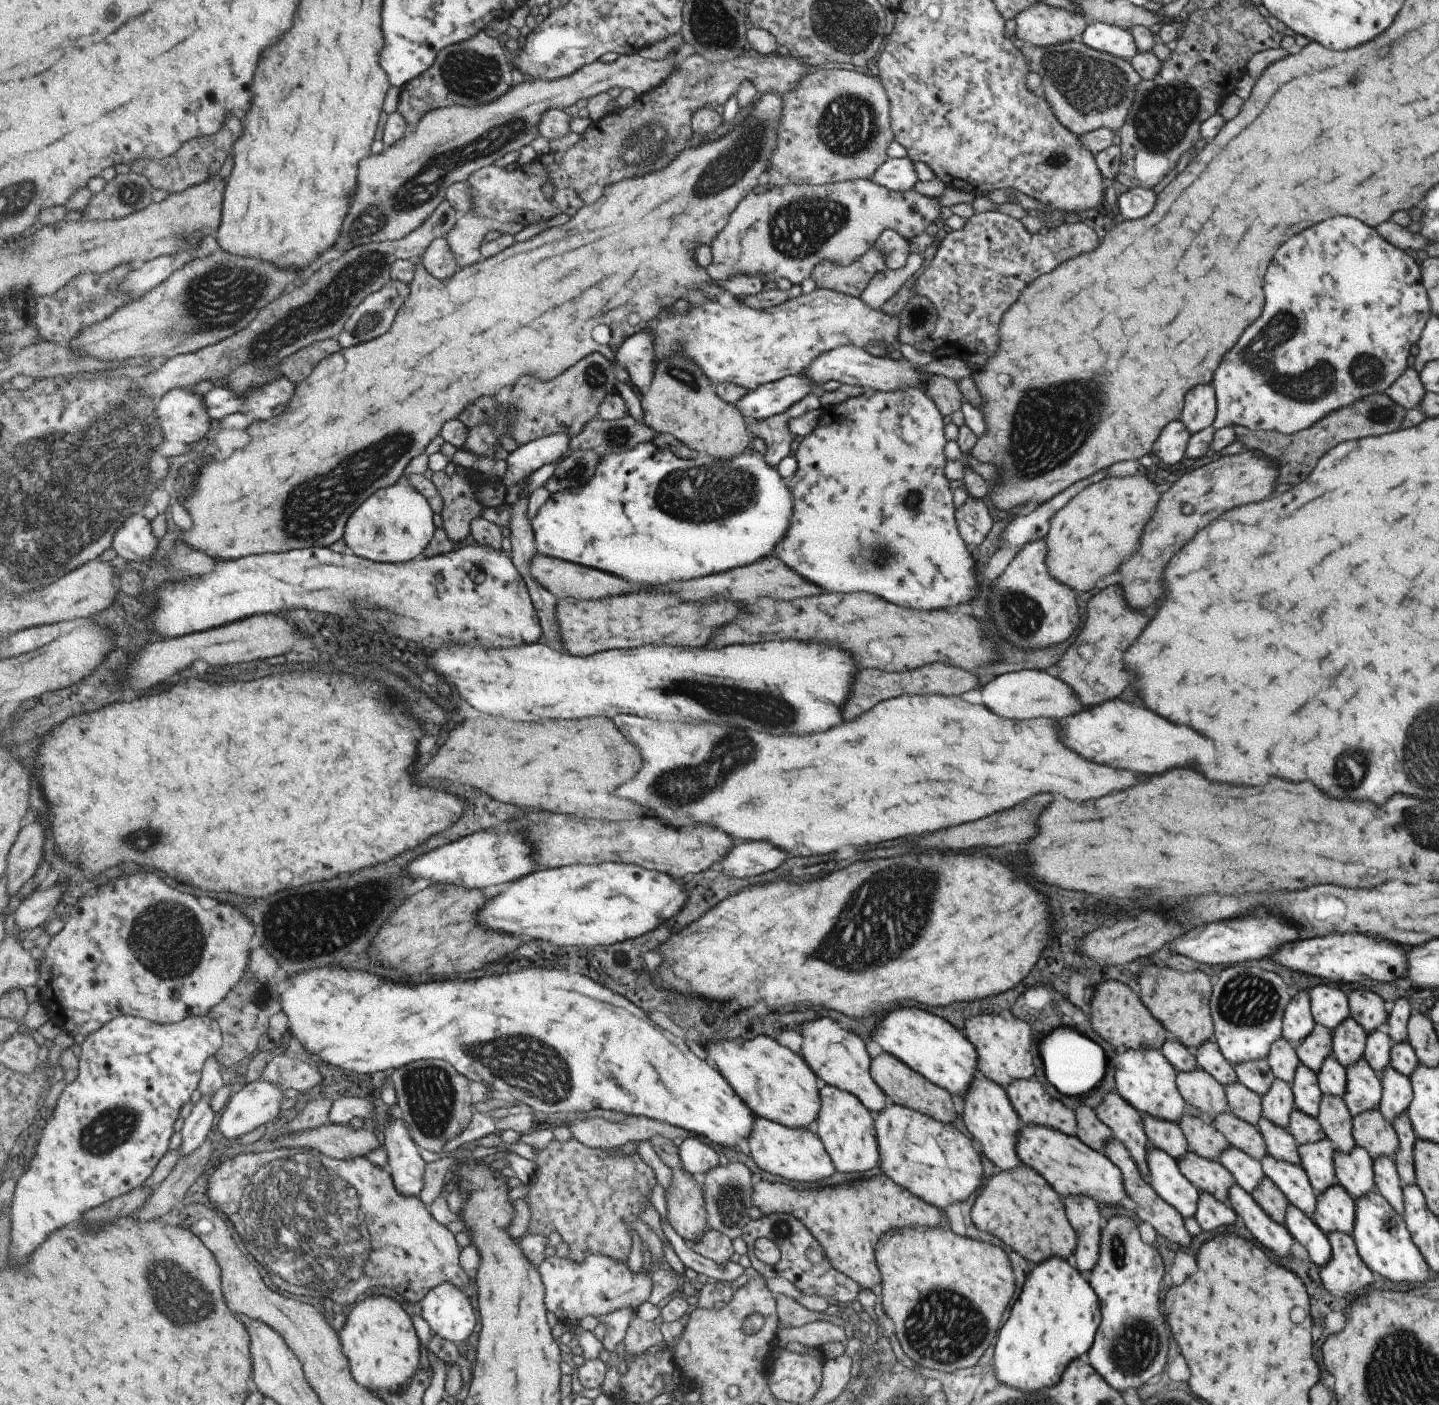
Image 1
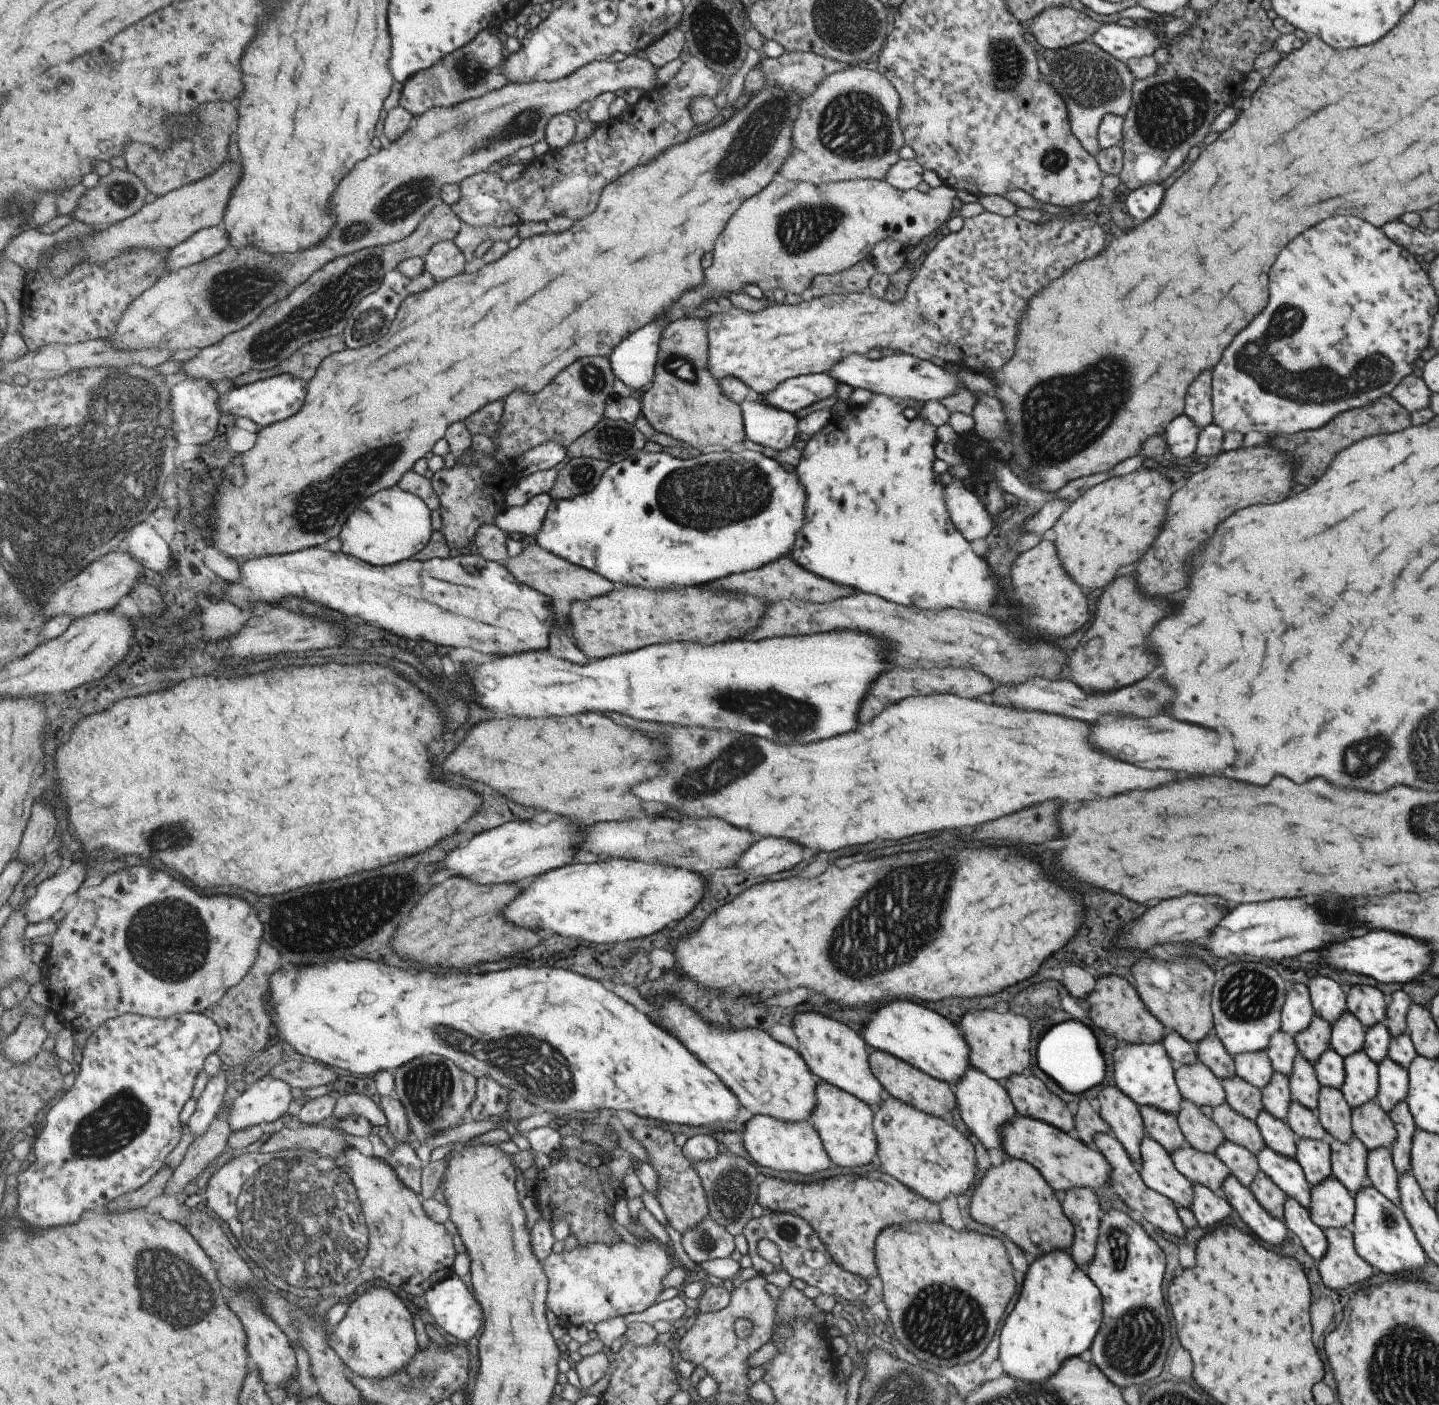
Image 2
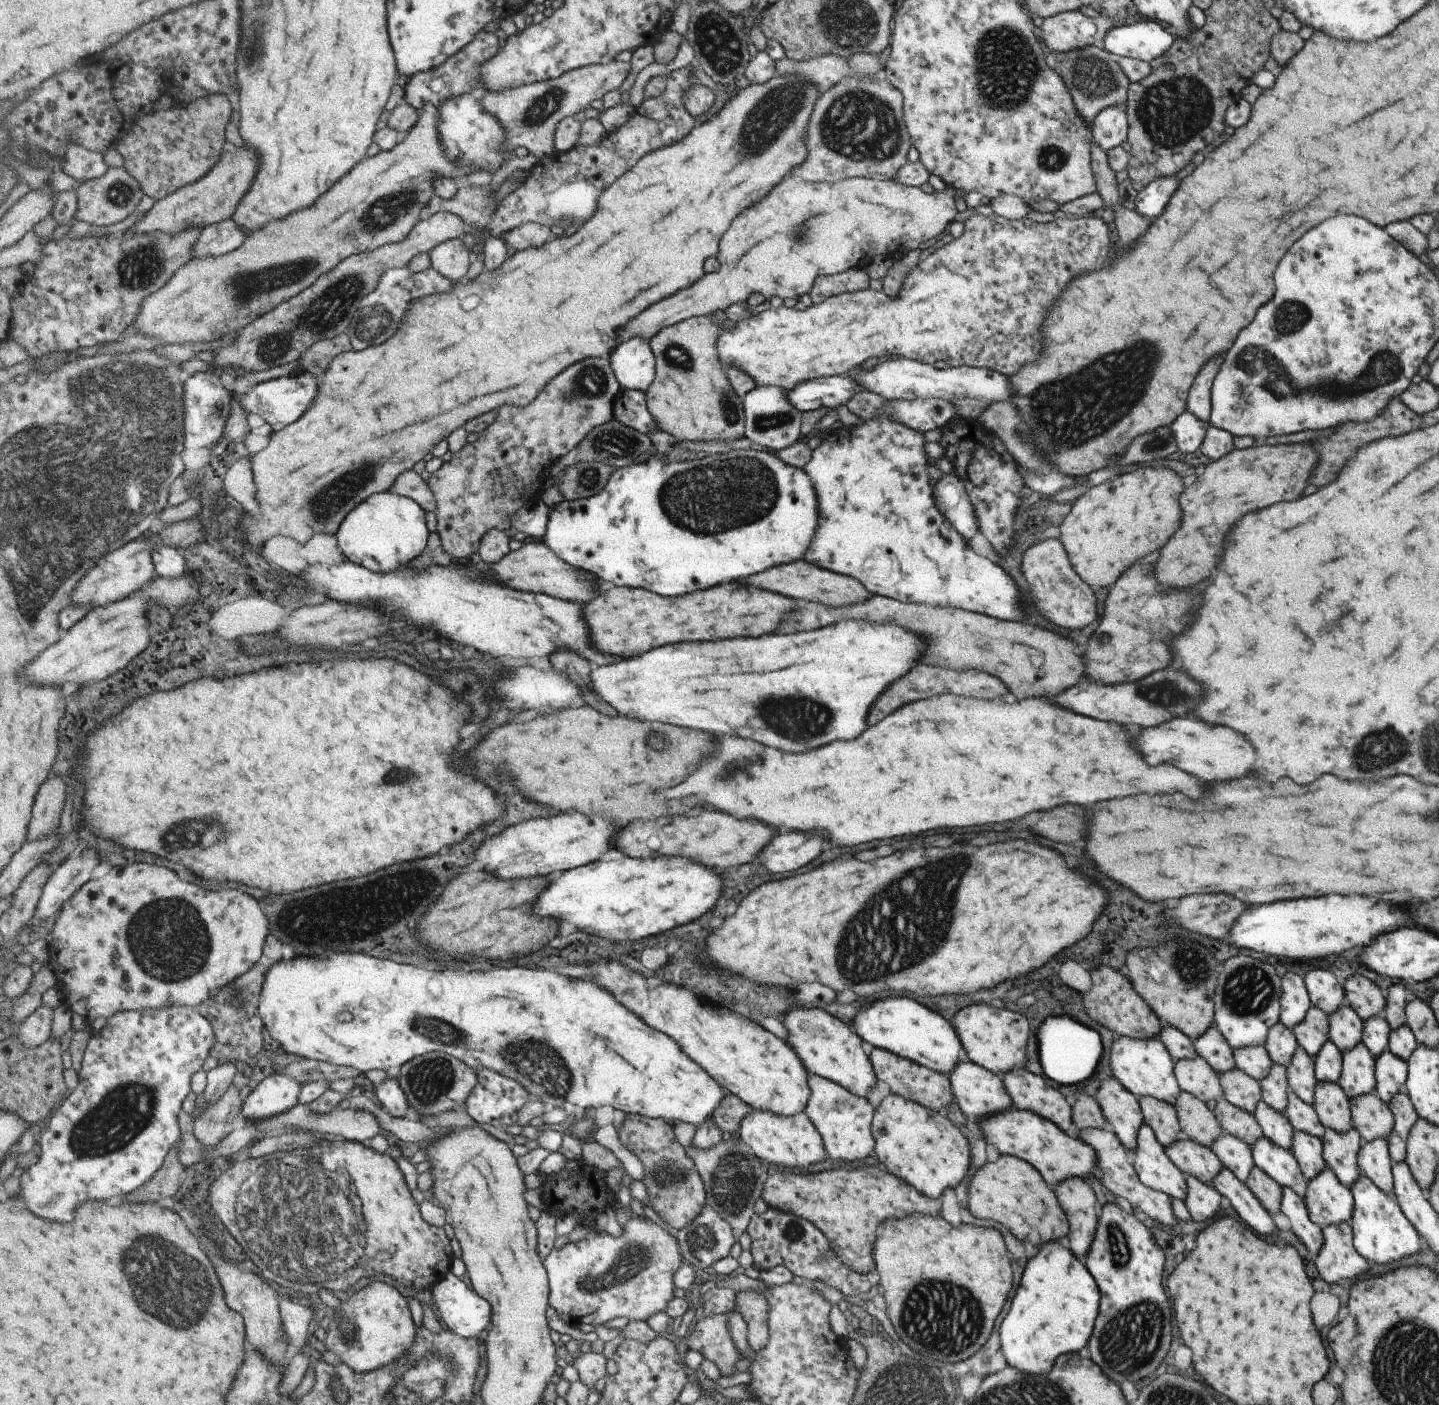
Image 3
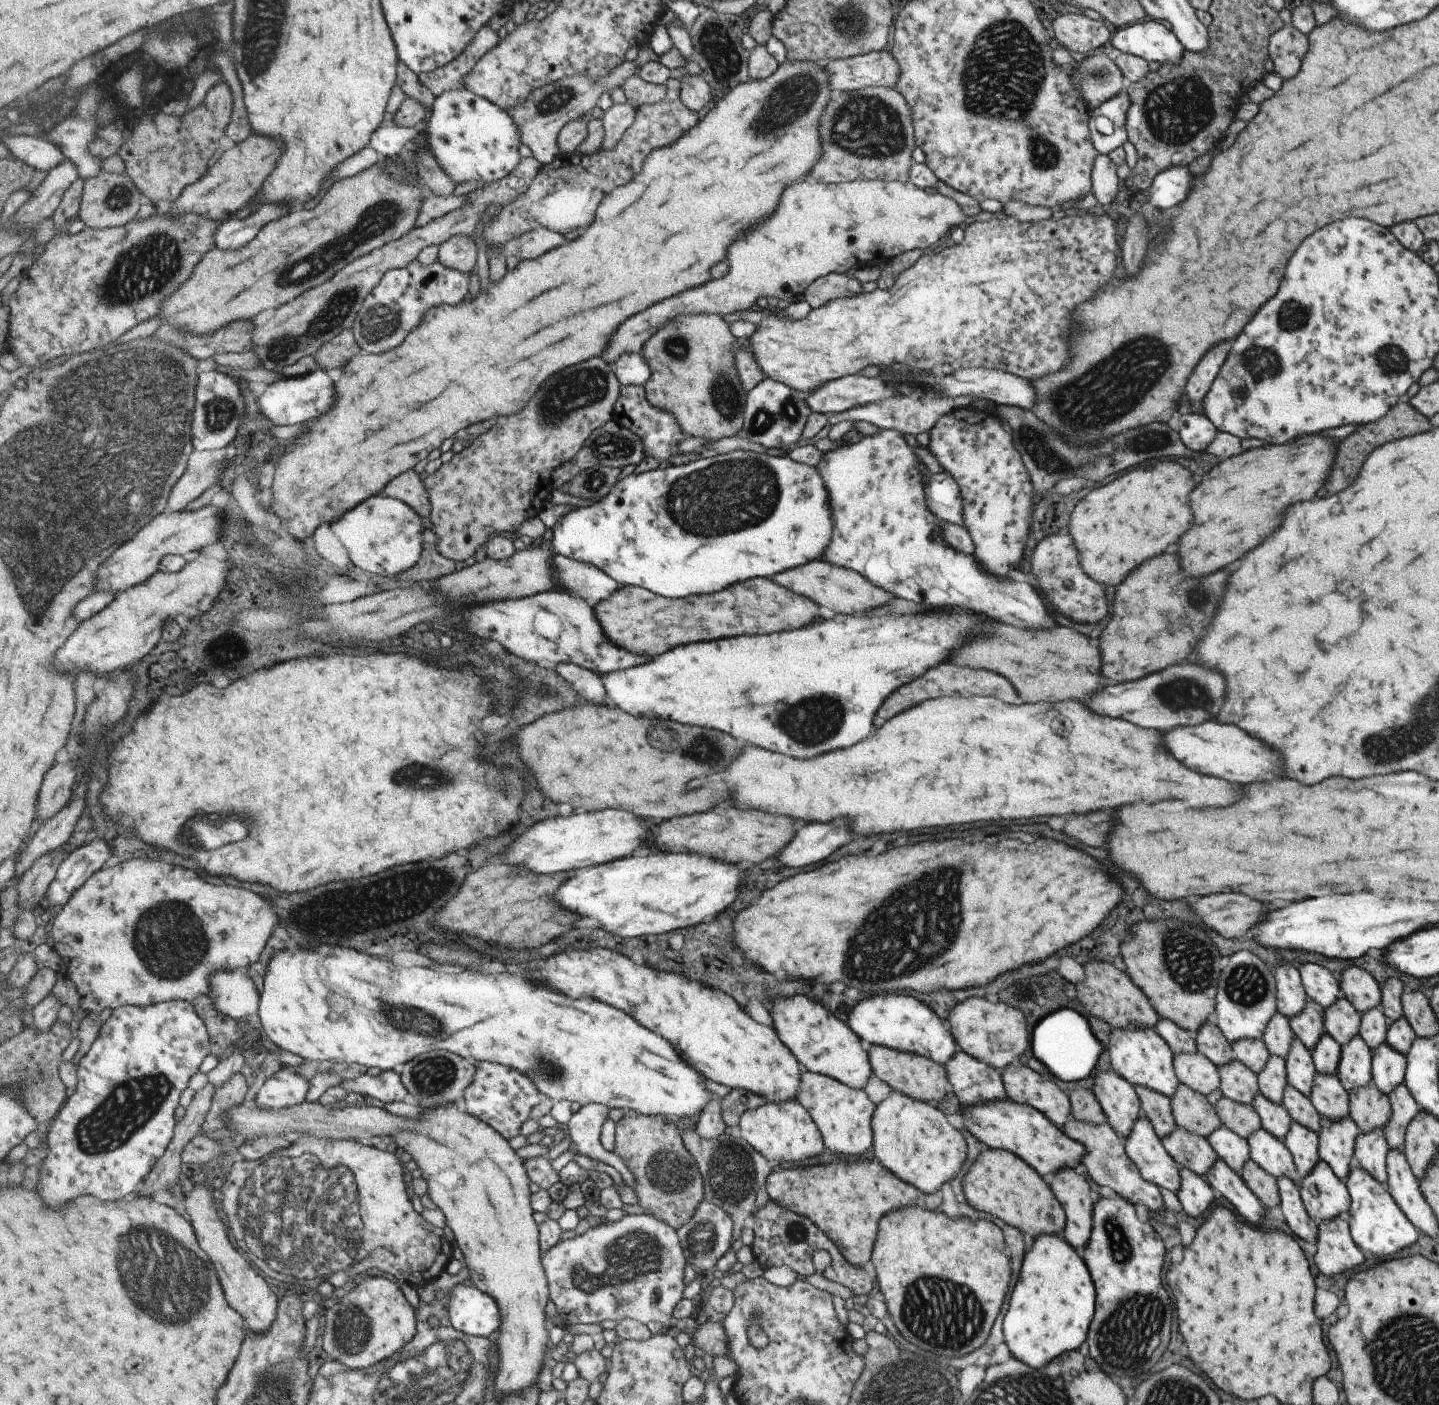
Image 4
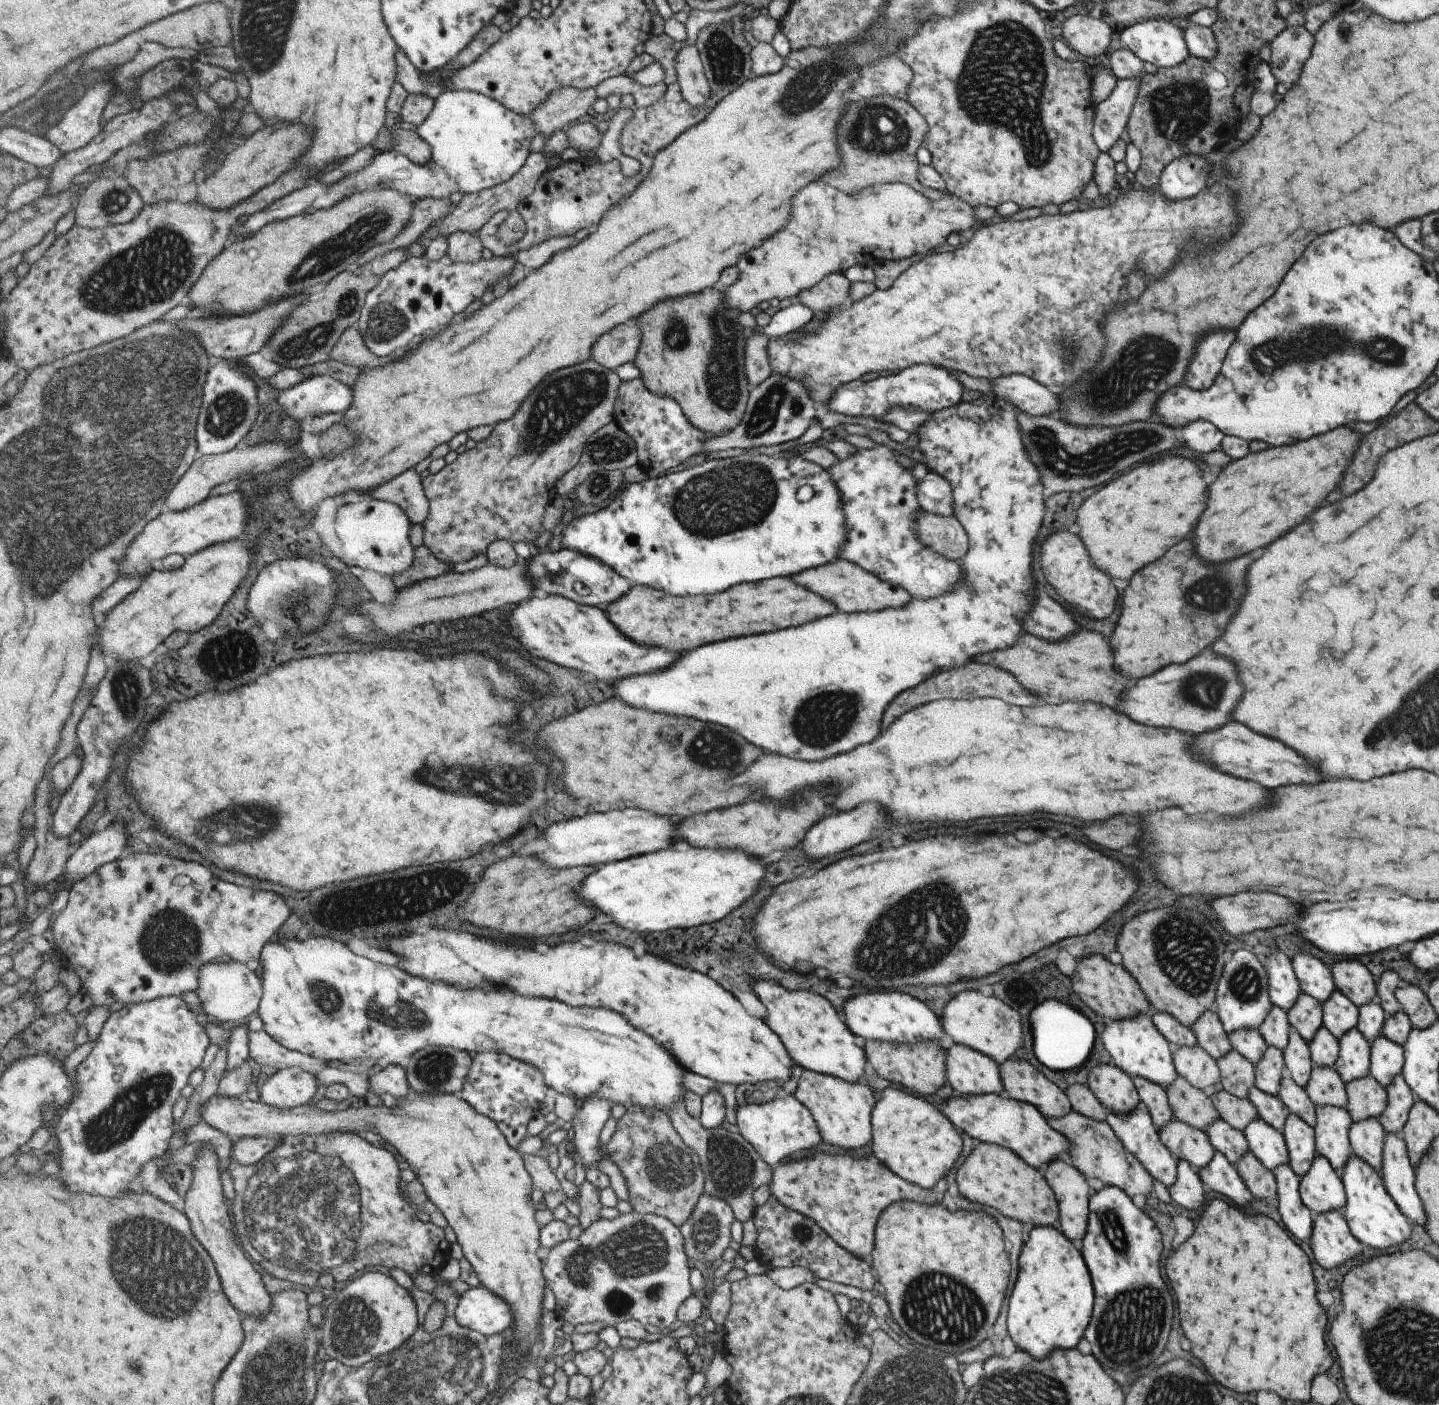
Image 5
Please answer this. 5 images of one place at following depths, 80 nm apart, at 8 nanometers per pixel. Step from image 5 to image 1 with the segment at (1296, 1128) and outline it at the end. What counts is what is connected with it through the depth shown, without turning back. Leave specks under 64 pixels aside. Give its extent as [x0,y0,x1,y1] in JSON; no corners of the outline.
[1298,1138,1336,1195]

